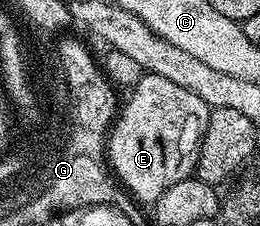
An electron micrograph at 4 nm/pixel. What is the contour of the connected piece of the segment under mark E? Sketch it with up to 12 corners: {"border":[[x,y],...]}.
{"border":[[144,73],[106,140],[141,204],[196,170],[210,108]]}

